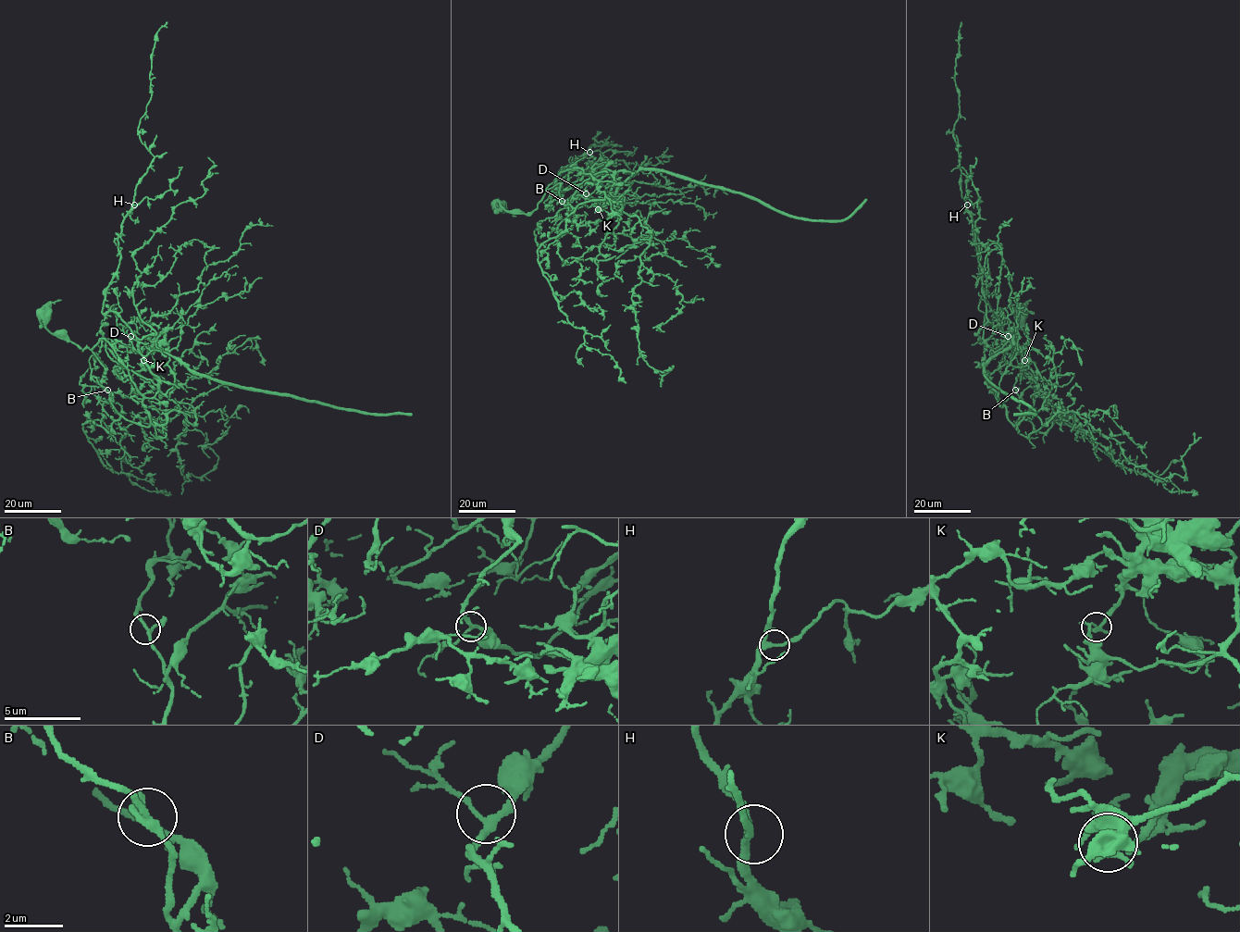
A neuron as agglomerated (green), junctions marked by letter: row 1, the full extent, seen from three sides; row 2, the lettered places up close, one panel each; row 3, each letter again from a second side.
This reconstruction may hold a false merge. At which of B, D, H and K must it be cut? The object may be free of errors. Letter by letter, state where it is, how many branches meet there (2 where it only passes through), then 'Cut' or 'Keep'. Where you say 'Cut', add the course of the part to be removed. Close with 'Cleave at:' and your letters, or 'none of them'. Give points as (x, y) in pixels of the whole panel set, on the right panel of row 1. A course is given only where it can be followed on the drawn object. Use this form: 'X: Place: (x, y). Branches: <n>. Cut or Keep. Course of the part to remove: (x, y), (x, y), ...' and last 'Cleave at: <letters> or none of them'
B: Place: (1015, 390). Branches: 3. Keep
D: Place: (1008, 336). Branches: 3. Keep
H: Place: (967, 205). Branches: 3. Keep
K: Place: (1024, 360). Branches: 3. Cut. Course of the part to remove: (1024, 360), (1022, 352), (1010, 345), (984, 366), (984, 375), (995, 386), (1021, 400), (1035, 415), (1013, 415)
Cleave at: K

